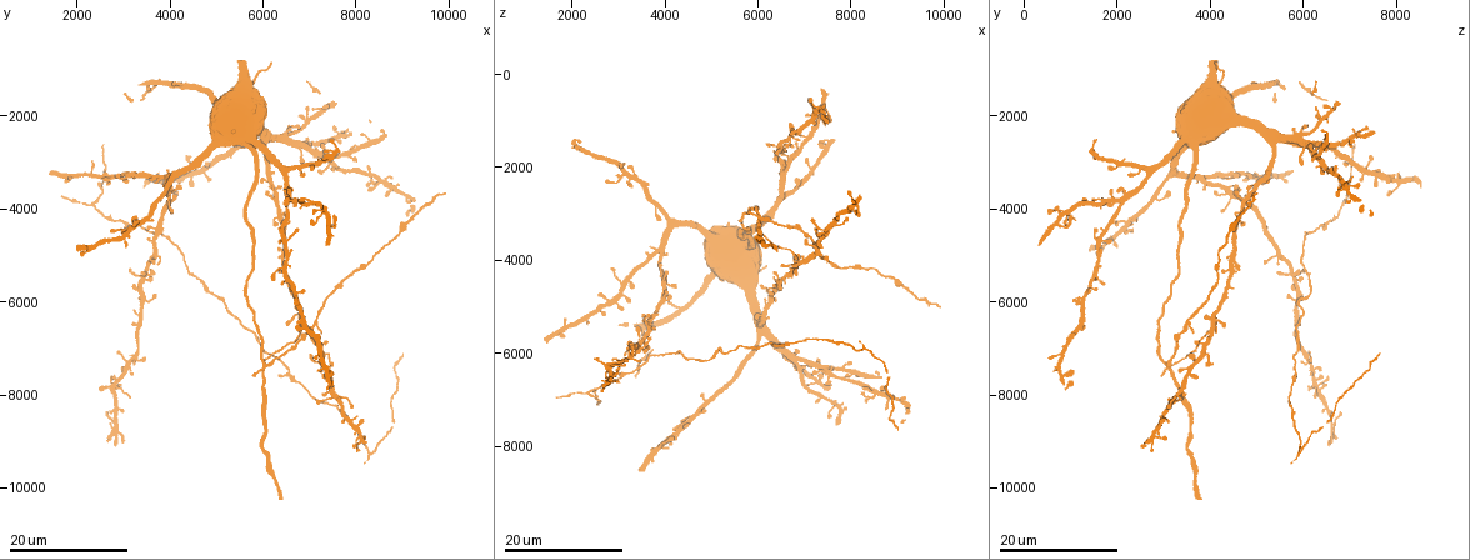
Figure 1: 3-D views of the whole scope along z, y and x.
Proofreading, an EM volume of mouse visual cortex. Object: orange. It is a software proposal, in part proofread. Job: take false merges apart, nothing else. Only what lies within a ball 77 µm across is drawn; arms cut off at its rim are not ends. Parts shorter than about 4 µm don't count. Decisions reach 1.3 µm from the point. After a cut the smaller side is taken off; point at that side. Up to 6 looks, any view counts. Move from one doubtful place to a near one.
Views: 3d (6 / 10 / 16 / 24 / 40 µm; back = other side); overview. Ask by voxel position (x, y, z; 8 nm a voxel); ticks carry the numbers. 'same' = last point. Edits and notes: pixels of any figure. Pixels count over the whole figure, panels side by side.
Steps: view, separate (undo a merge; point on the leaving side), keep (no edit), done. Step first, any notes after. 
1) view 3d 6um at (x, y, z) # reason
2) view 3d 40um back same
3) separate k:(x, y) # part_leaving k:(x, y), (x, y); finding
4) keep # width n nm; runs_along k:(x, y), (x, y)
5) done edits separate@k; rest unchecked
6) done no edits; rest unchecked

view 3d 24um at (6150, 7400, 3150) # looks like a crossing

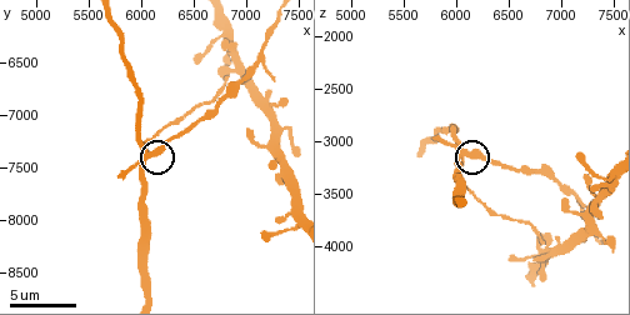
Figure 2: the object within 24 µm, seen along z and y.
view 3d 10um at (6100, 7340, 3120) # zoom in

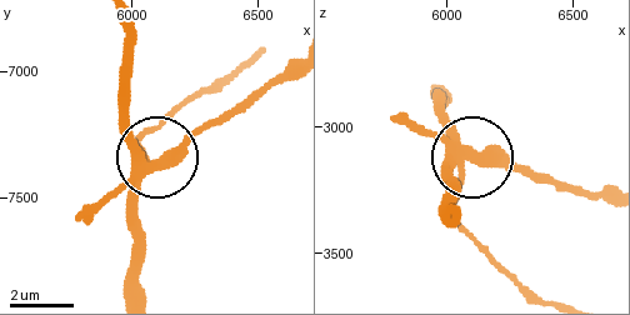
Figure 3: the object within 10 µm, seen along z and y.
separate 3:(184, 151) # arms 4; part_leaving 3:(145, 170), (255, 105), (288, 74); a second neuron is stuck on

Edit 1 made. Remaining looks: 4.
view 3d 16um at (7000, 2100, 6350) # four or more arms meet

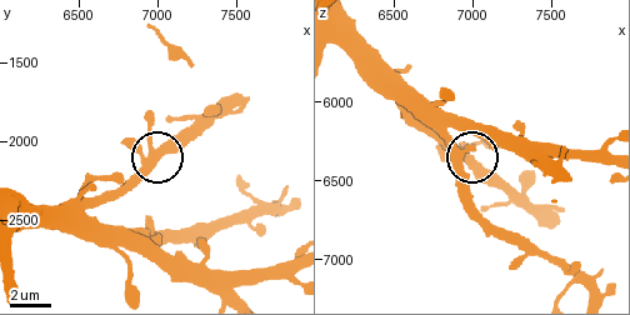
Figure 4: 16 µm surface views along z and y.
view 3d 10um at (7020, 2060, 6400) # zoom in

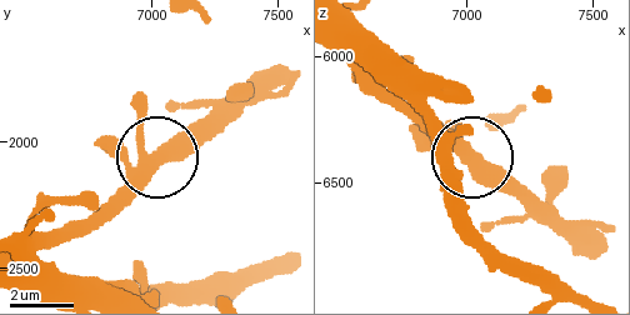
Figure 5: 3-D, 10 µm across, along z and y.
keep # all the same neuron

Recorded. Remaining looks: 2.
view 3d 24um at (2300, 3900, 6900) # three arms meet

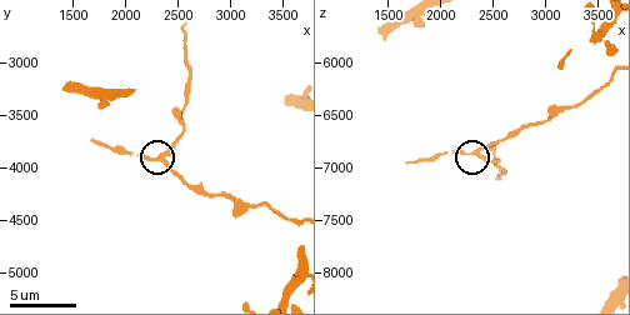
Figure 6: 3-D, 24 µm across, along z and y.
view 3d 10um at (2300, 3900, 6860)

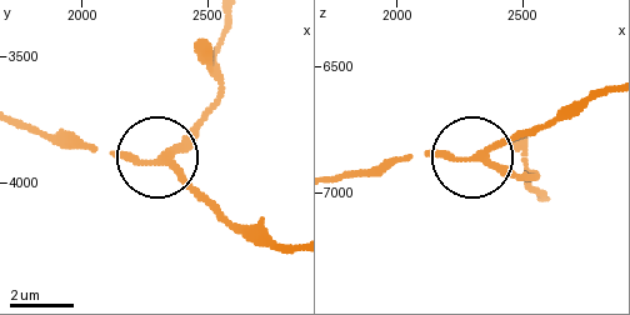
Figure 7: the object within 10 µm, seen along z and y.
keep # side_arm 6 um; one neuron here

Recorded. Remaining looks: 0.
done edits separate@3; rest unchecked

